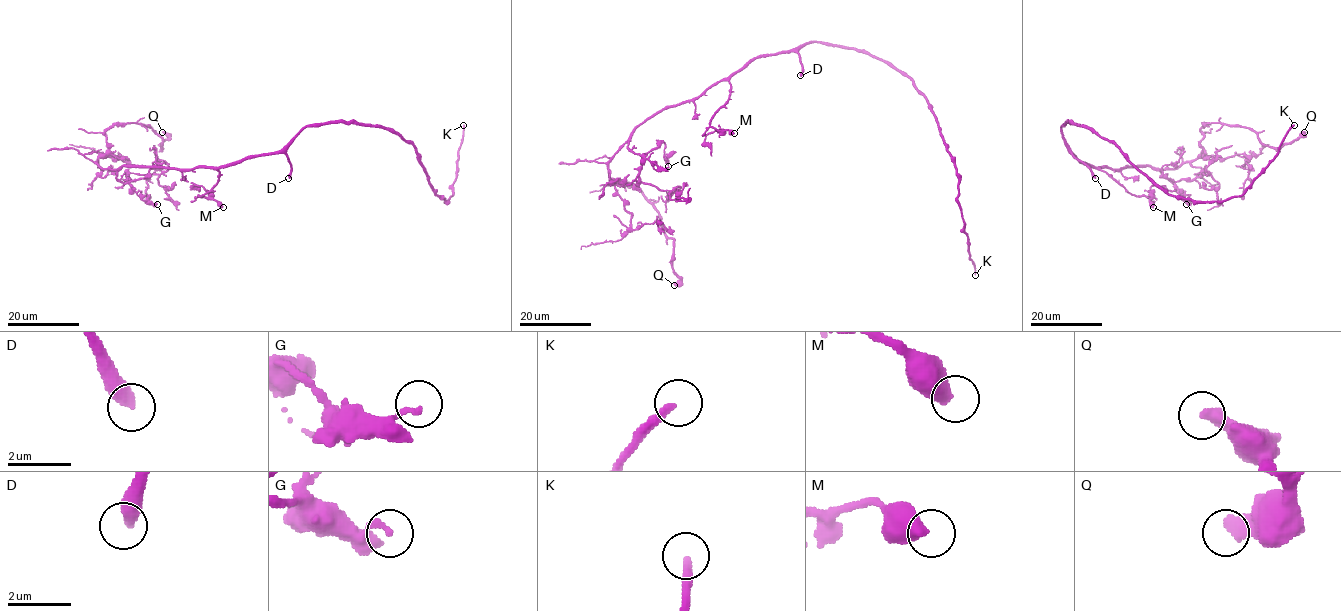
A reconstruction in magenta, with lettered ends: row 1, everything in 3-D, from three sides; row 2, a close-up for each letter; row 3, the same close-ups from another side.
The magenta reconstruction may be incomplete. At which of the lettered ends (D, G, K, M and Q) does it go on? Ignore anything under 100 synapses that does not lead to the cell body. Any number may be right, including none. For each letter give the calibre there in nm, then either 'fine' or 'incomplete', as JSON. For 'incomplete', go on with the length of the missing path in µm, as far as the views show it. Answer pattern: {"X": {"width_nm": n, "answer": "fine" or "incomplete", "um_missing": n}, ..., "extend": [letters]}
{"D": {"width_nm": 440, "answer": "incomplete", "um_missing": 60}, "G": {"width_nm": 180, "answer": "fine"}, "K": {"width_nm": 240, "answer": "incomplete", "um_missing": 80}, "M": {"width_nm": 550, "answer": "fine"}, "Q": {"width_nm": 480, "answer": "fine"}, "extend": ["D", "K"]}

